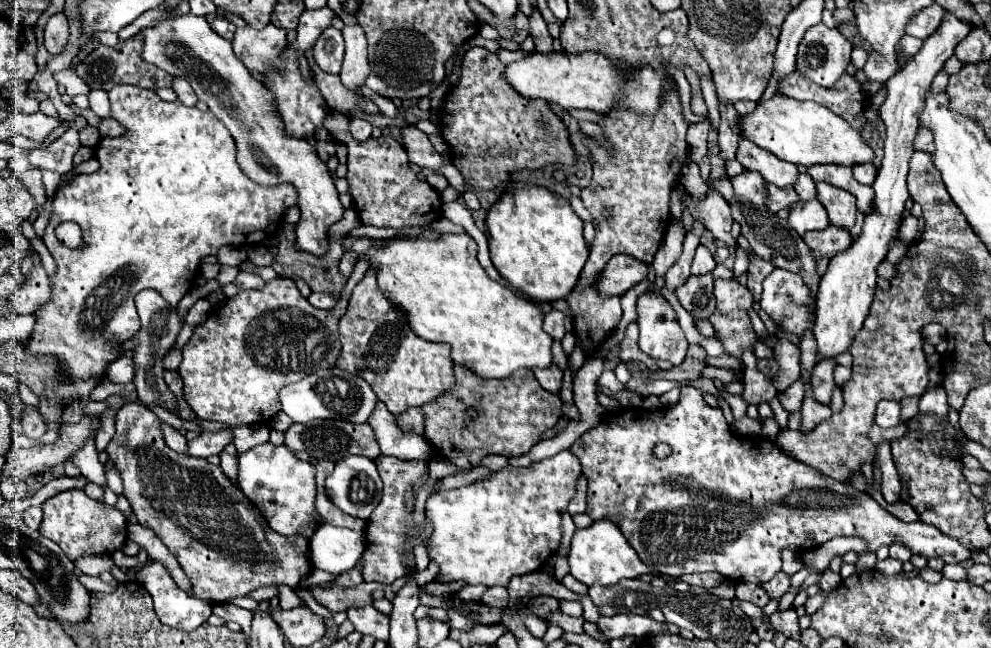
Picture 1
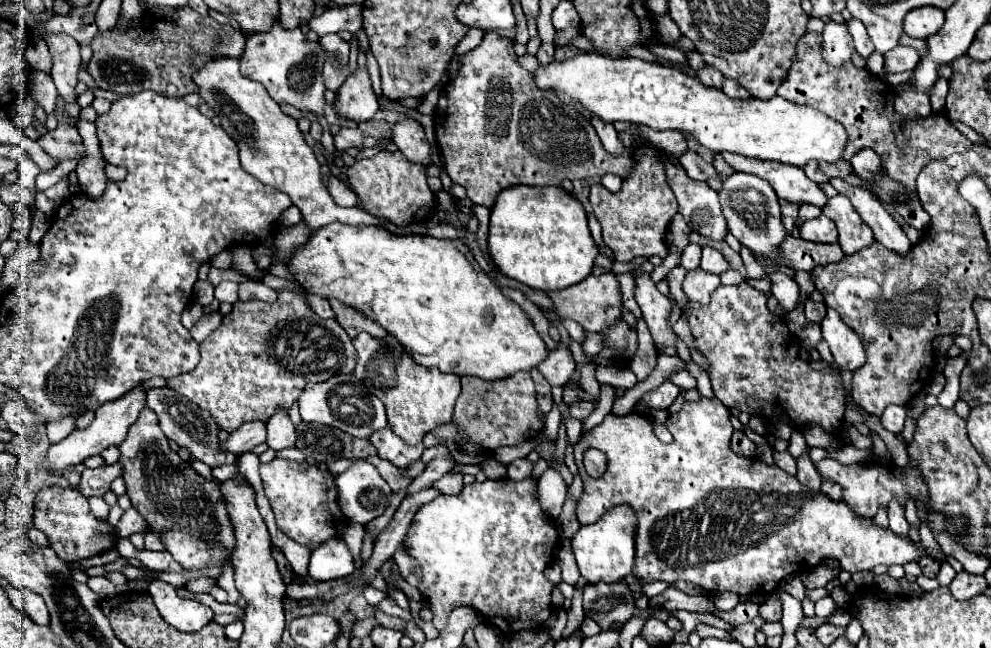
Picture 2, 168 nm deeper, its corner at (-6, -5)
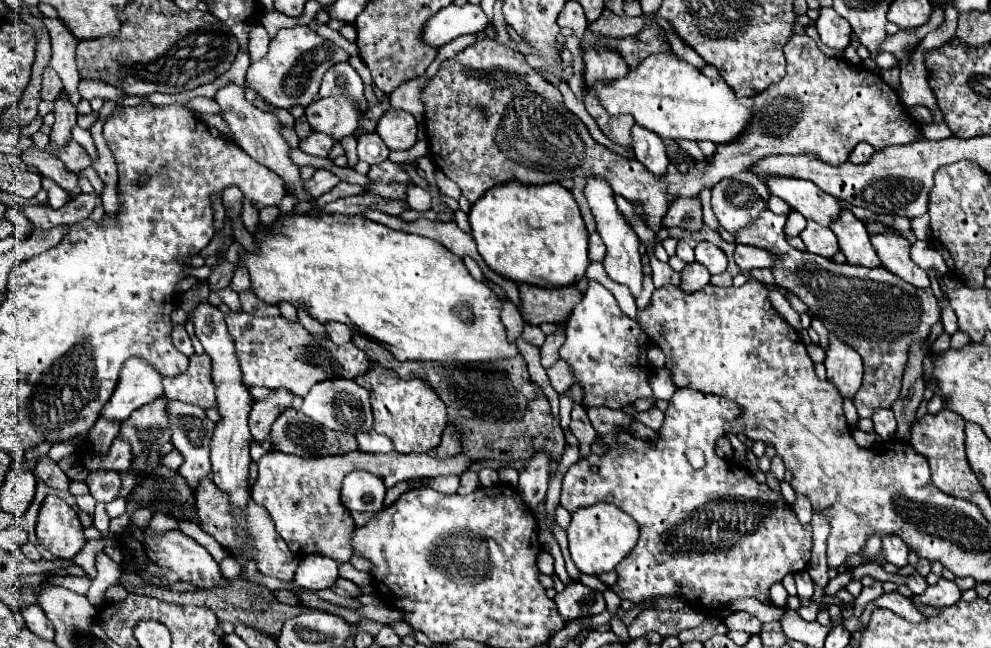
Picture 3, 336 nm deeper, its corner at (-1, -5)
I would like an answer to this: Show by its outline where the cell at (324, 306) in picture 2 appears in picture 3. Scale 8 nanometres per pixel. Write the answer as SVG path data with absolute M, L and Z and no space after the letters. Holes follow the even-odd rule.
M328 322L324 324L328 337L336 343L336 345L344 345L344 343L351 342L351 329L339 322Z

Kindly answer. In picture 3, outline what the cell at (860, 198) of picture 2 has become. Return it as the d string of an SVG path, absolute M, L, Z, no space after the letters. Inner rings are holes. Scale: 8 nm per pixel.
M870 233L870 241L882 261L882 265L892 271L894 275L902 277L904 281L916 285L916 287L928 287L930 279L924 269L920 269L912 259L910 259L910 247L912 243L896 233Z

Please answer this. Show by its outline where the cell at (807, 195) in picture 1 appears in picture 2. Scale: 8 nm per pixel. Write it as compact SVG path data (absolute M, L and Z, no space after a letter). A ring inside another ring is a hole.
M801 205L799 207L799 217L797 217L797 227L801 227L805 221L809 219L815 219L821 215L821 209L819 207L813 207L813 205Z

